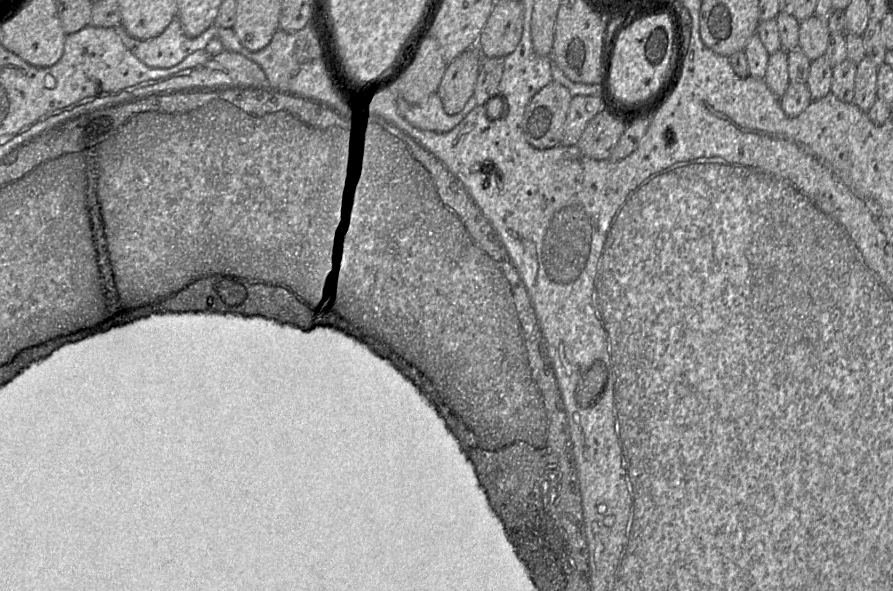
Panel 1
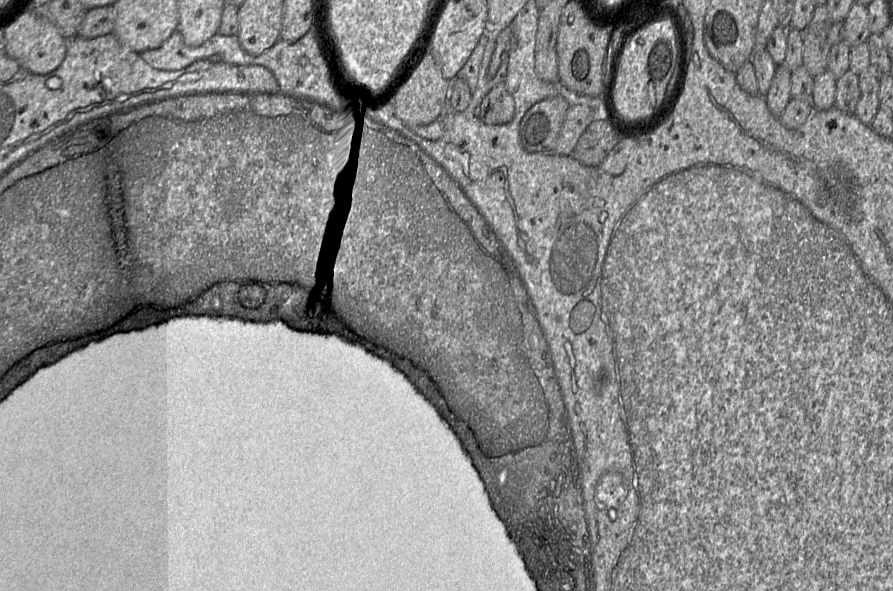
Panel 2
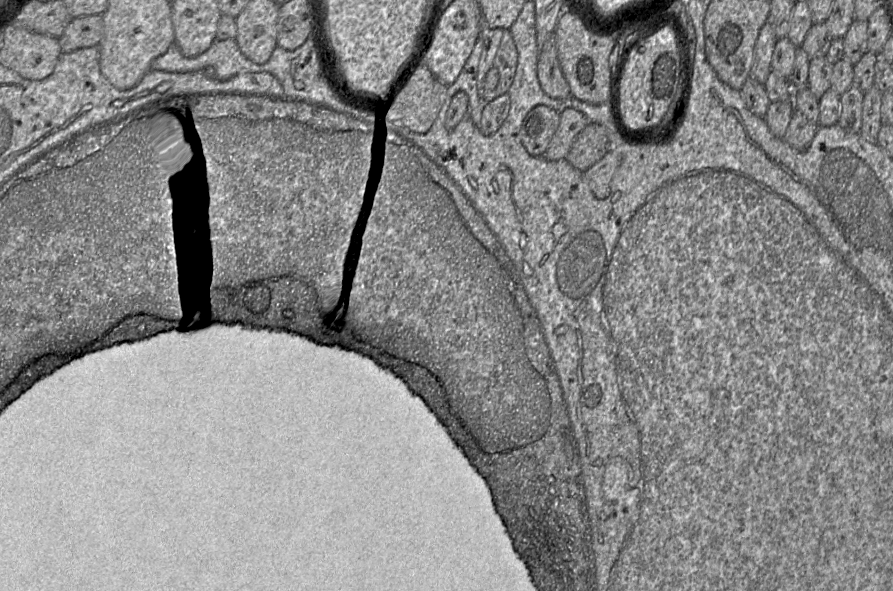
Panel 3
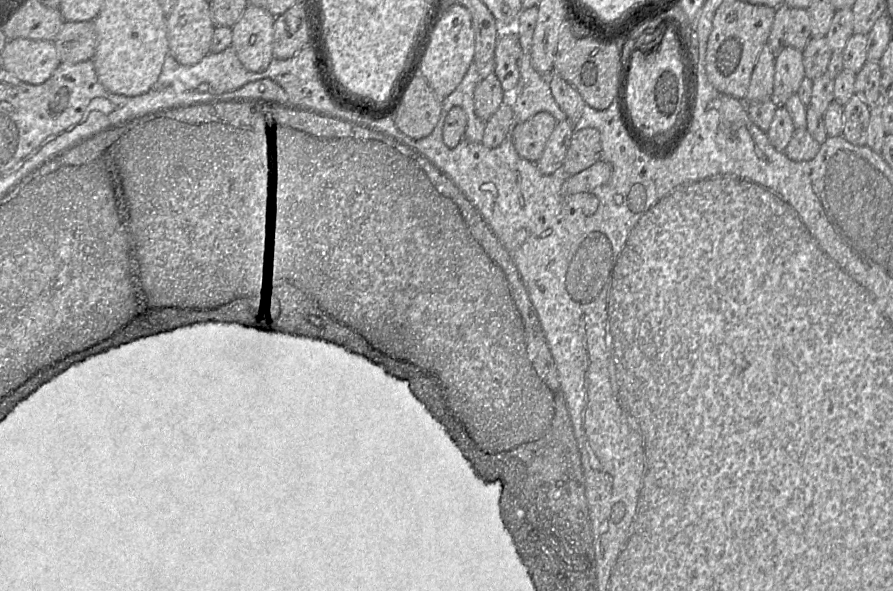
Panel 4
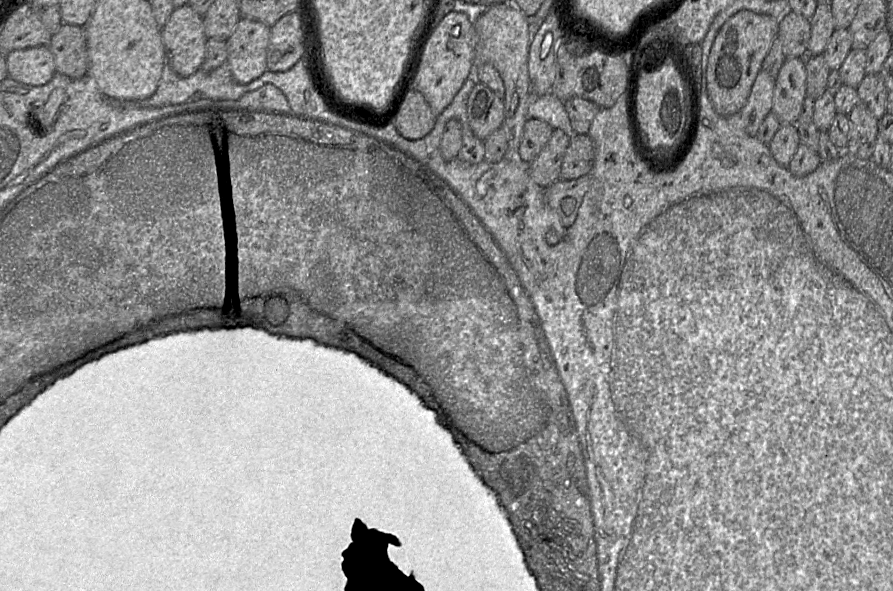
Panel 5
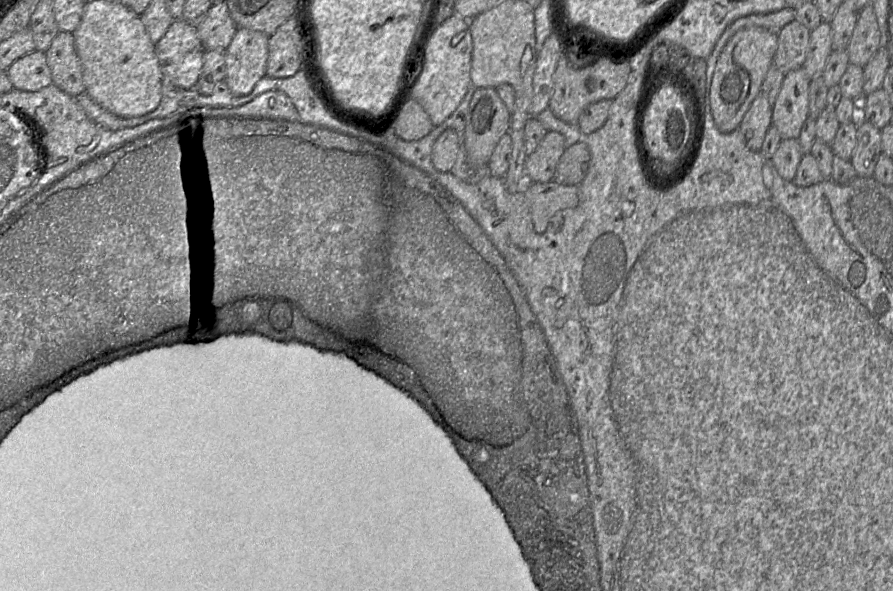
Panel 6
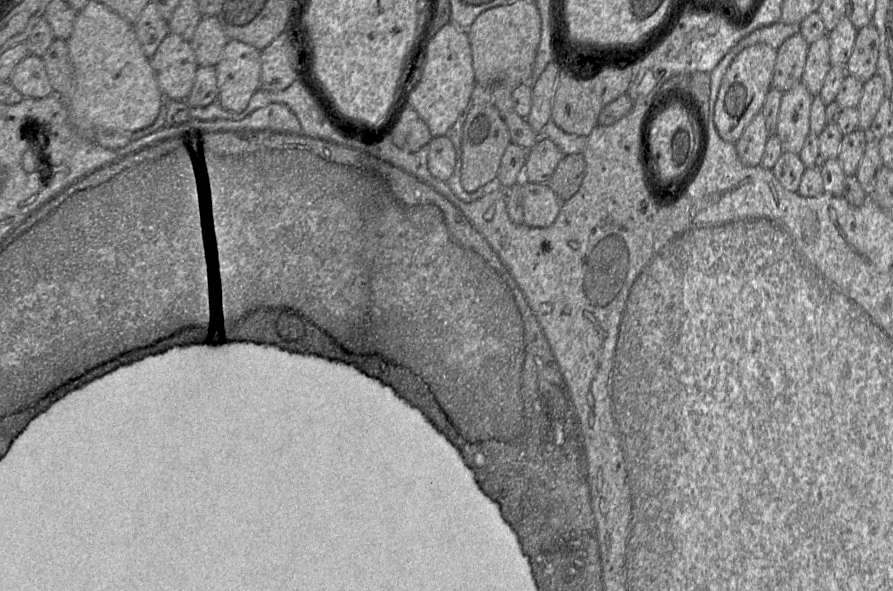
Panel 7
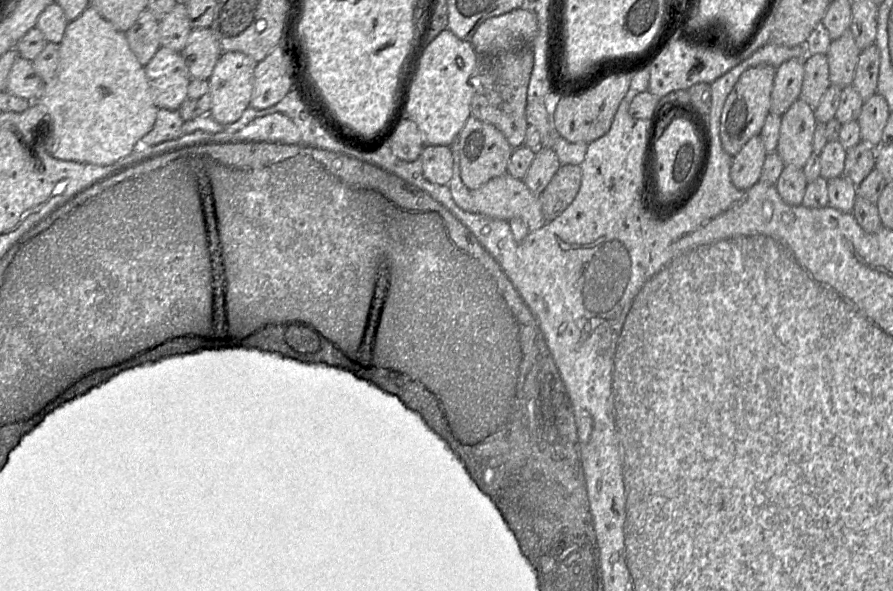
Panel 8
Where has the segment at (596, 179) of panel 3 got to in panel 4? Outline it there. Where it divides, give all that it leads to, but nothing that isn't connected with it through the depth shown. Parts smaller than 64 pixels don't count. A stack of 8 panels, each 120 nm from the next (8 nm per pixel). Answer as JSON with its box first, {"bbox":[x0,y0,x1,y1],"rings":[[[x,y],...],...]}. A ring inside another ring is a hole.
{"bbox":[562,159,611,195],"rings":[[[600,159],[578,174],[567,176],[562,184],[562,193],[570,195],[590,191],[605,184],[611,173],[611,165]]]}

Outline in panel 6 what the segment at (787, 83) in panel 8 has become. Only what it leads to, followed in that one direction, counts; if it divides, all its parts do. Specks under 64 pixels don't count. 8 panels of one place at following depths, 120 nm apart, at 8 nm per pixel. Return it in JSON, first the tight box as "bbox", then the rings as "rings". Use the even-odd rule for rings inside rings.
{"bbox":[773,19,810,75],"rings":[[[796,19],[777,33],[777,48],[773,64],[784,75],[802,67],[808,51],[810,30]]]}

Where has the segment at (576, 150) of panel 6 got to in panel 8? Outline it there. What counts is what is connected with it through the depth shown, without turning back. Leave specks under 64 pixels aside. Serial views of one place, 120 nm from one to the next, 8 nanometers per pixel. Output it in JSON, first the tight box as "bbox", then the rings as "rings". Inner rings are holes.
{"bbox":[539,165,581,222],"rings":[[[560,165],[548,185],[539,195],[546,222],[558,217],[575,199],[581,185],[579,165]]]}

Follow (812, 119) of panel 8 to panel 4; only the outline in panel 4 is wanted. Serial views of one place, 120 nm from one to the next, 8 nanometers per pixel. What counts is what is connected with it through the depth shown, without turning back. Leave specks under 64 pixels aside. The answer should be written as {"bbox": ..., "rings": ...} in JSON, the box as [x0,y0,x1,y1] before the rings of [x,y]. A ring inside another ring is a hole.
{"bbox":[772,46,805,106],"rings":[[[785,46],[775,58],[772,99],[778,106],[797,94],[802,79],[805,77],[802,51]]]}

